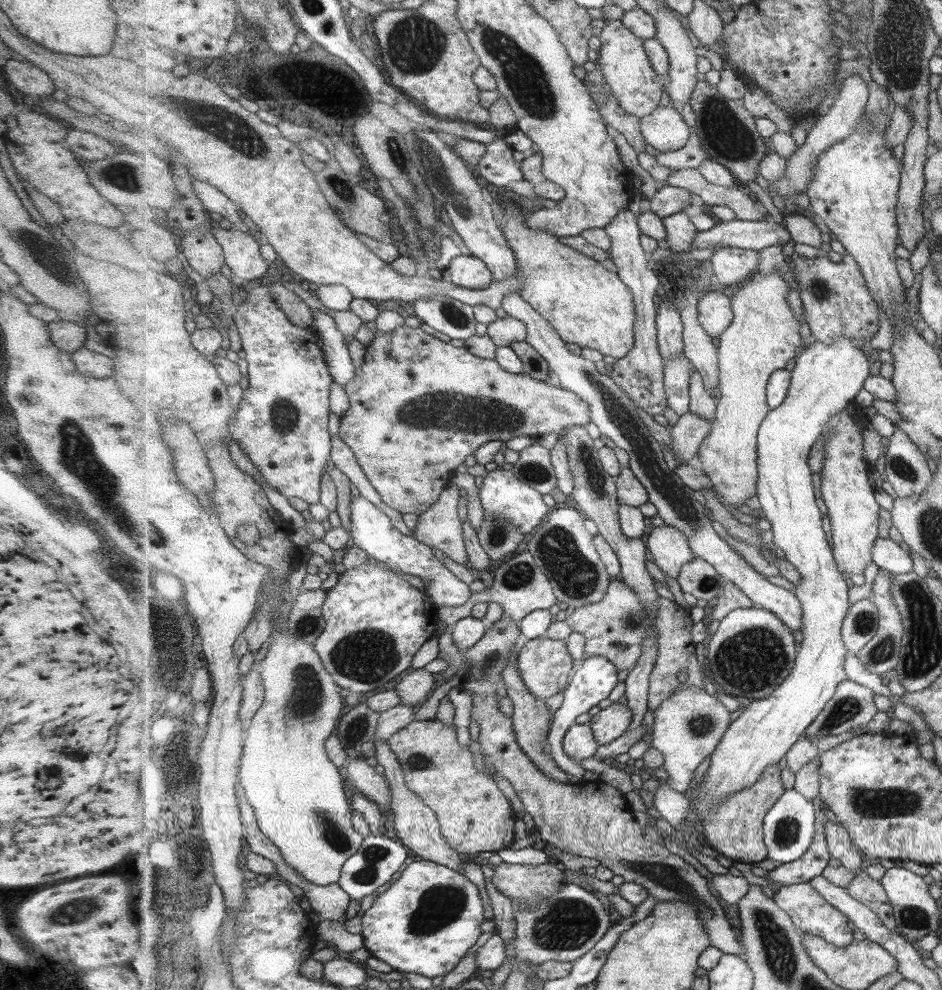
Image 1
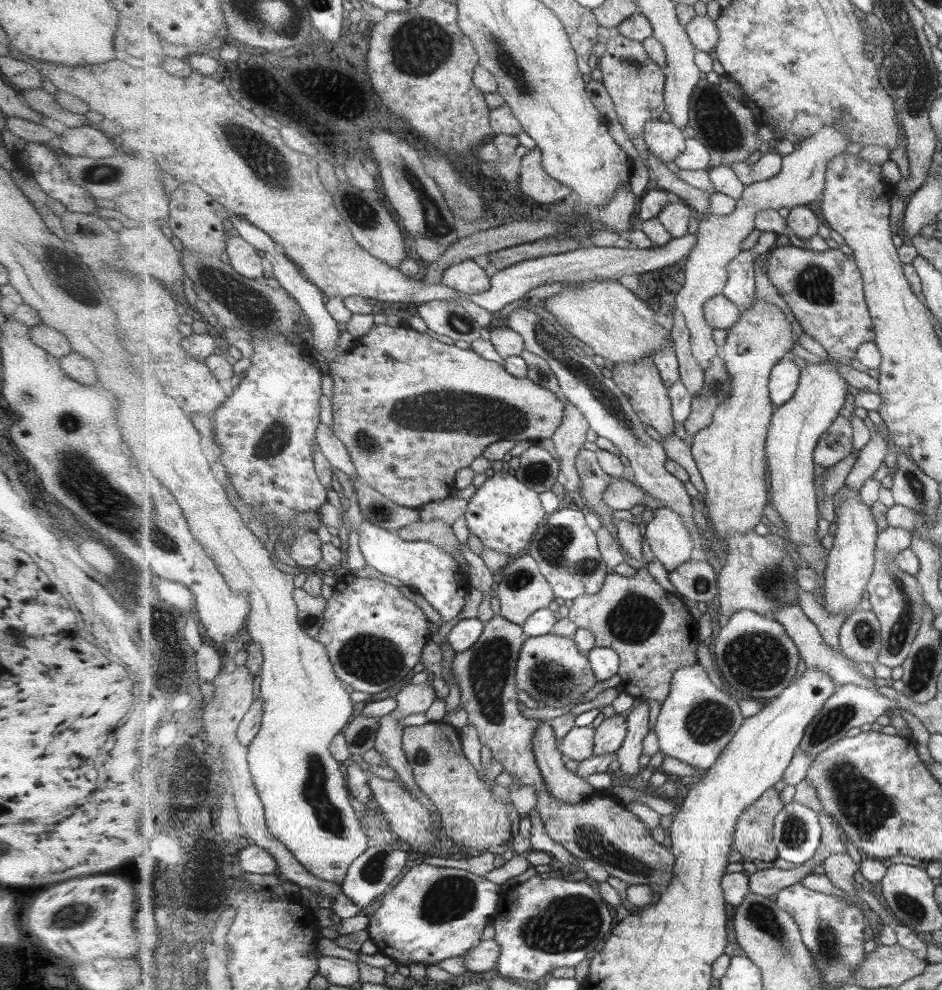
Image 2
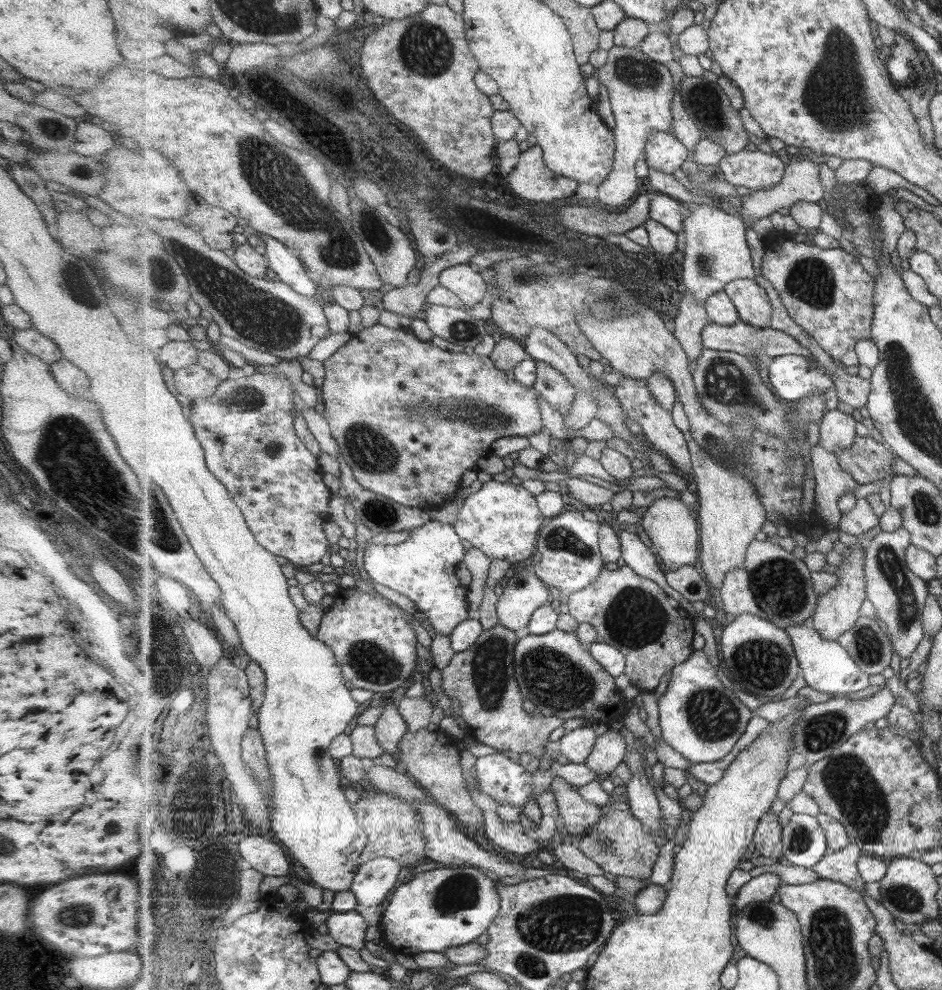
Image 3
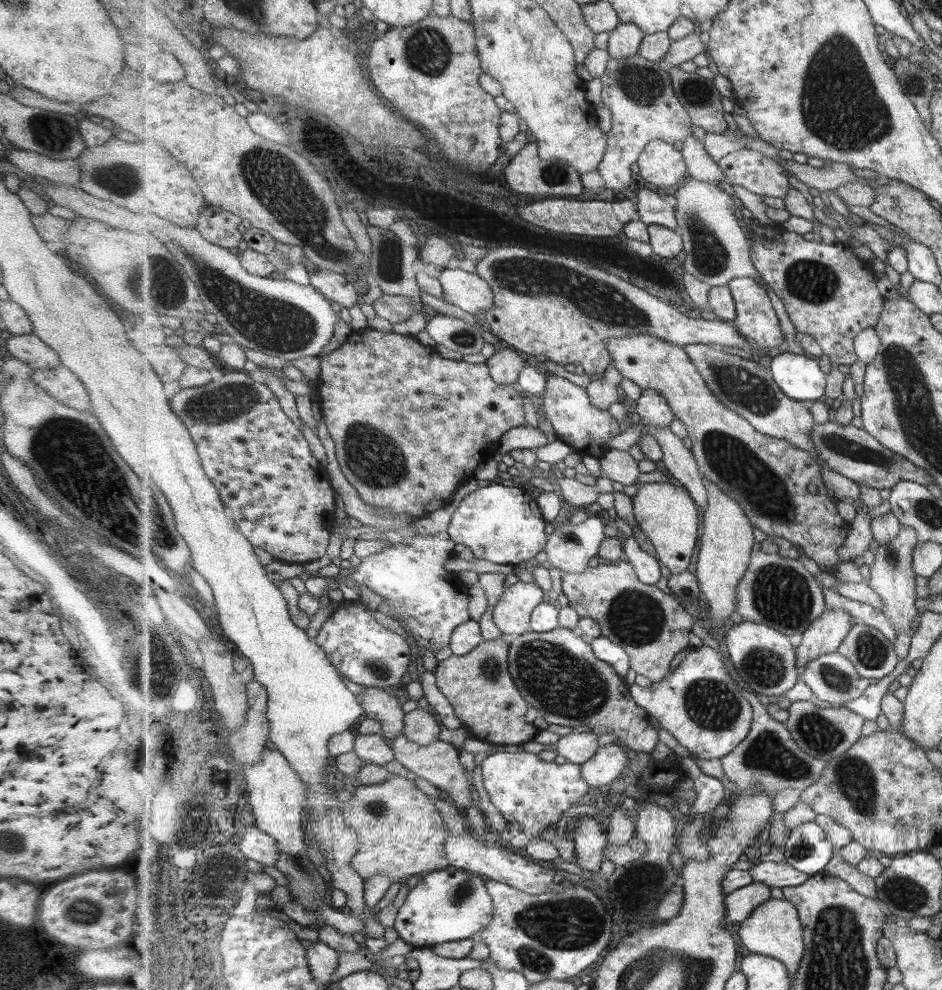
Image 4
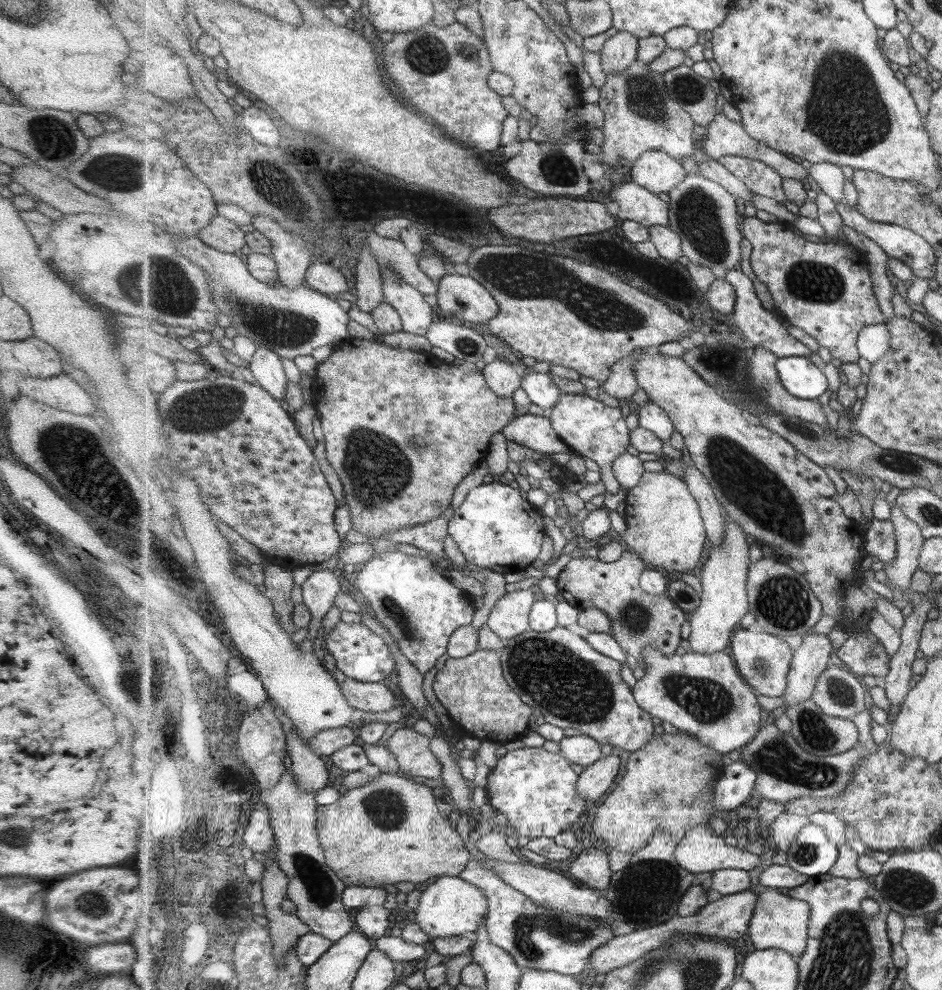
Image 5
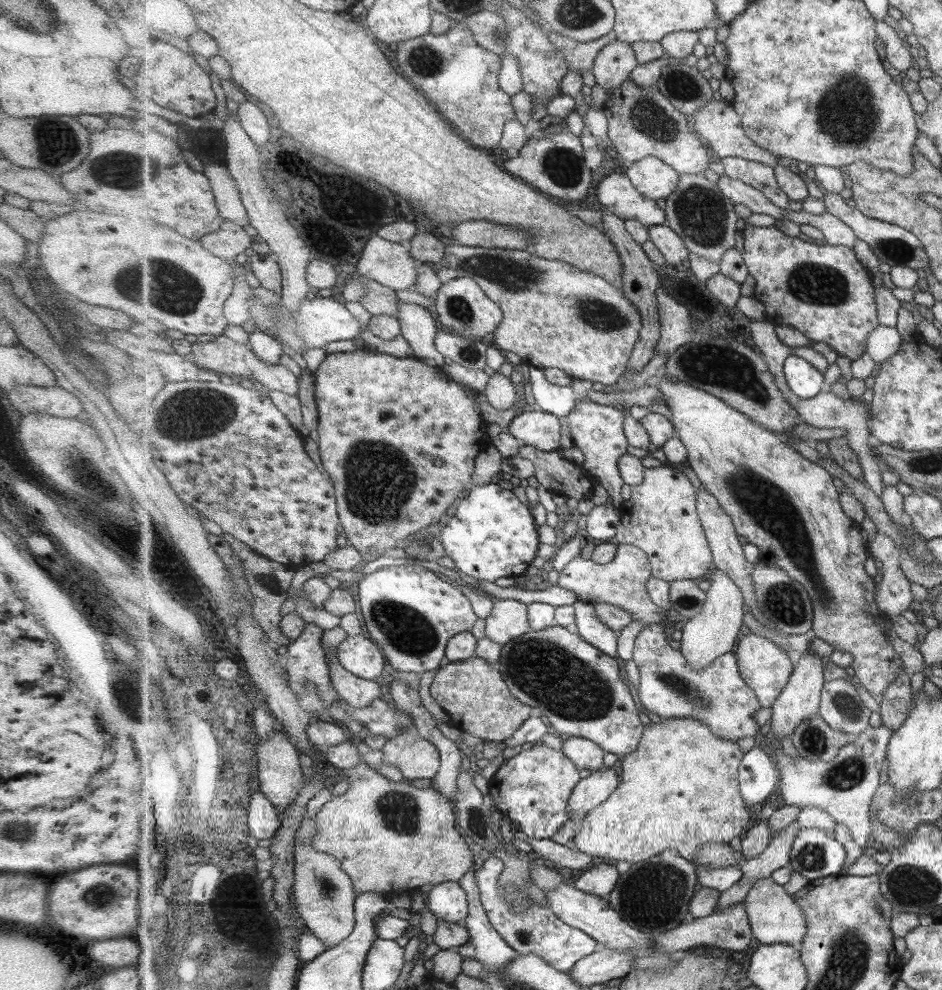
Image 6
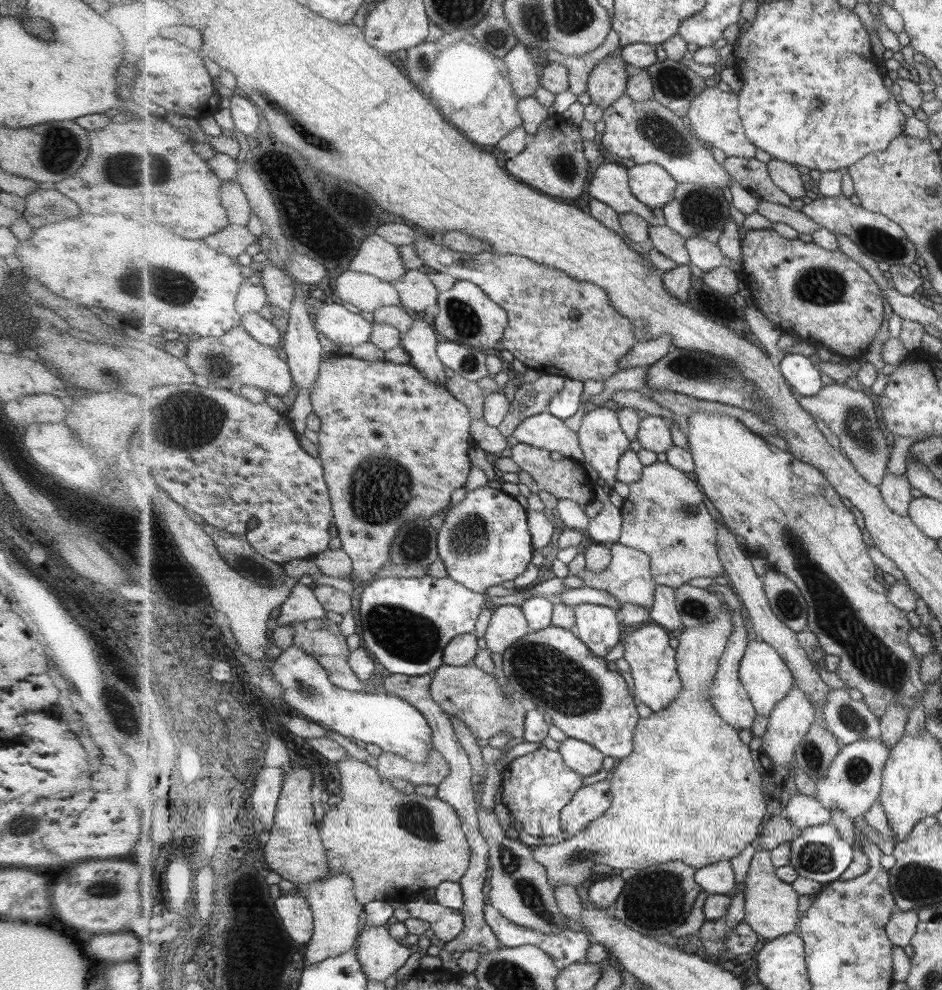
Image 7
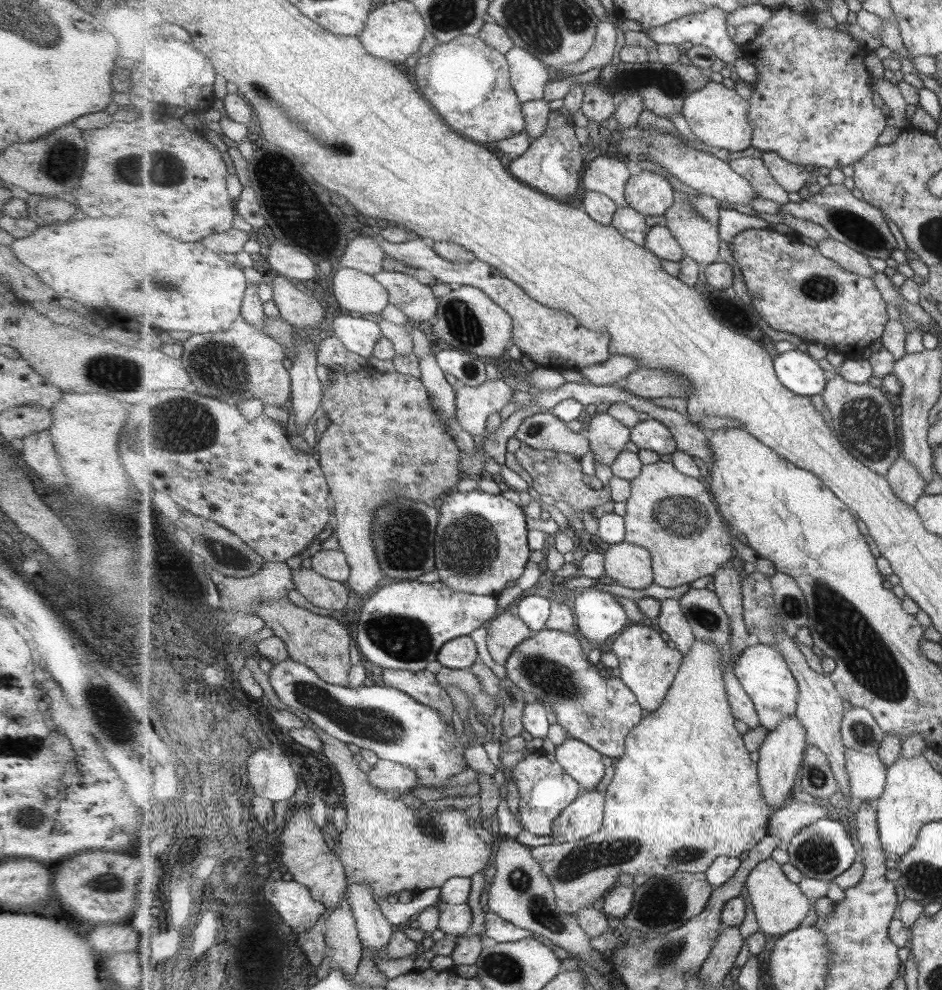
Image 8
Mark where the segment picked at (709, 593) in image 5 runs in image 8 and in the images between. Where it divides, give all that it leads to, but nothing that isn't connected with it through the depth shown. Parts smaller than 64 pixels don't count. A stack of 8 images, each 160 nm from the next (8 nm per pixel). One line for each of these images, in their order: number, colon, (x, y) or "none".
6: (713, 633)
7: (690, 791)
8: (687, 791)

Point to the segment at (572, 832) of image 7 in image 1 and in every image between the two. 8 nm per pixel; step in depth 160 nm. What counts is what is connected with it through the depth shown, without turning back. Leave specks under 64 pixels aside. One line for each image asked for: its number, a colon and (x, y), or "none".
1: (609, 724)
2: (610, 735)
3: (611, 749)
4: (610, 762)
5: (594, 781)
6: (594, 790)

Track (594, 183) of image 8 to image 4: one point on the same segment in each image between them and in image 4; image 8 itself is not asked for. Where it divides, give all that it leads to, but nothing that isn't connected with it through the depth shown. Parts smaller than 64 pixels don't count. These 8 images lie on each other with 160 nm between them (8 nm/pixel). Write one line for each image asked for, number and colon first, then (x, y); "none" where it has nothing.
4: (654, 208)
5: (631, 201)
6: (617, 193)
7: (610, 184)

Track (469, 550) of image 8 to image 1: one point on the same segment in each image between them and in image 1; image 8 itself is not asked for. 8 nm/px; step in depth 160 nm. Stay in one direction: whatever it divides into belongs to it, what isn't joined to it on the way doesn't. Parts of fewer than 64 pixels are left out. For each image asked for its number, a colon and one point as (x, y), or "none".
1: (503, 494)
2: (505, 514)
3: (504, 521)
4: (505, 525)
5: (495, 528)
6: (491, 534)
7: (485, 541)

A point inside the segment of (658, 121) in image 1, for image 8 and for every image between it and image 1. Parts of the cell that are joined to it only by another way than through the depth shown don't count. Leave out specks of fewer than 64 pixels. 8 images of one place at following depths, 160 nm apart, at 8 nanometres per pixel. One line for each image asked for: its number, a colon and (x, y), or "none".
2: (666, 141)
3: (665, 153)
4: (660, 163)
5: (655, 170)
6: (655, 179)
7: (653, 185)
8: (649, 193)

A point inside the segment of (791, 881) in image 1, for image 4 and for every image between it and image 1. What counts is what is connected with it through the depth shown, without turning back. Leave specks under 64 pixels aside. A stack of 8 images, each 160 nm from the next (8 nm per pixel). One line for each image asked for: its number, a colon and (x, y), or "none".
2: (766, 882)
3: (761, 888)
4: (740, 904)

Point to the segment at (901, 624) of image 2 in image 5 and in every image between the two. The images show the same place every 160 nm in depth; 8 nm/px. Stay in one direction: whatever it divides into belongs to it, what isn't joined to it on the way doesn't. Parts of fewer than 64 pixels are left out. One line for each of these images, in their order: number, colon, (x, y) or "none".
3: (900, 596)
4: (893, 573)
5: (910, 540)

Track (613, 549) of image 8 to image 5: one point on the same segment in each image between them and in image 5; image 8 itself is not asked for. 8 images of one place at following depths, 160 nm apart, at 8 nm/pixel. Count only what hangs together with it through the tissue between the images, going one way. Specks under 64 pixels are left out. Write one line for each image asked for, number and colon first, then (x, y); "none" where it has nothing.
5: (639, 619)
6: (624, 582)
7: (629, 578)

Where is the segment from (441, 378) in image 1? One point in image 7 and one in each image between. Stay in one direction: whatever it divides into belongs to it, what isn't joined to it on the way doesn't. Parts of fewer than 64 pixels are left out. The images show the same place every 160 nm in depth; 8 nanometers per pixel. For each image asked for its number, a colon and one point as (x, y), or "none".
2: (412, 411)
3: (410, 419)
4: (411, 427)
5: (396, 476)
6: (399, 438)
7: (395, 446)

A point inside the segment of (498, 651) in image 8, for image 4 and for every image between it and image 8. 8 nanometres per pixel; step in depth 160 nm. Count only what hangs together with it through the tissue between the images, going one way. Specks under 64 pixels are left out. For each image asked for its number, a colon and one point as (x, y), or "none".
4: (513, 613)
5: (510, 617)
6: (509, 619)
7: (509, 624)

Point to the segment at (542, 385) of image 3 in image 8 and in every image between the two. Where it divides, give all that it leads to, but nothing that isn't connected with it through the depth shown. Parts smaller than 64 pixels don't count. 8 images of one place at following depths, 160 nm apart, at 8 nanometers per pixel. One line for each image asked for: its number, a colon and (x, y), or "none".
4: (588, 430)
5: (593, 429)
6: (597, 430)
7: (603, 440)
8: (608, 437)

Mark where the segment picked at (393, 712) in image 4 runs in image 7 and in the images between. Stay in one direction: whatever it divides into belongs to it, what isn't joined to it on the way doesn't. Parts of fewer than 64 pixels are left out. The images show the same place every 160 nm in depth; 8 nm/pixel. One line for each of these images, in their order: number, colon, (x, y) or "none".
5: (370, 697)
6: (358, 692)
7: (322, 639)

